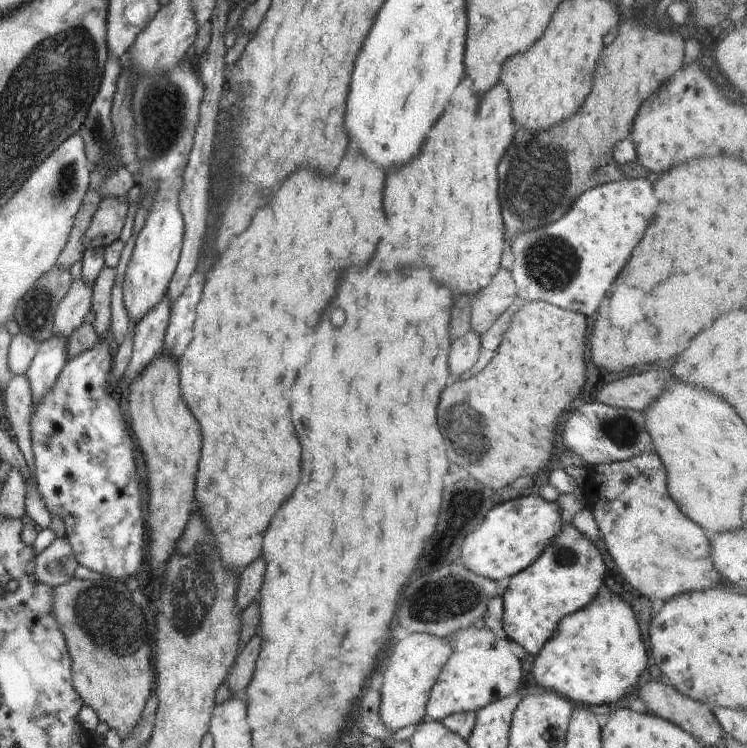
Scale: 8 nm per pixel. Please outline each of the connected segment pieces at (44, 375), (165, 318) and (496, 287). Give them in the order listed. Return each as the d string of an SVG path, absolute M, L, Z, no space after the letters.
M53 331L52 338L37 343L37 351L25 375L32 392L32 408L36 408L44 394L54 388L56 379L66 364L67 338Z
M164 295L164 298L140 322L135 323L134 336L132 336L132 356L122 376L122 388L132 384L132 380L163 352L170 313L170 302Z
M500 267L492 276L490 284L472 300L471 330L478 332L479 336L486 334L498 317L518 298L518 288L512 274L508 269Z

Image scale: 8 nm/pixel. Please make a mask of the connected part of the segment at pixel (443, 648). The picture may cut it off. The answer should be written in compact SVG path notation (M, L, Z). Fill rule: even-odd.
M410 634L408 638L394 644L394 650L388 658L386 670L376 684L380 693L380 720L390 730L400 730L404 726L414 726L425 716L425 708L430 698L430 690L444 664L452 654L447 638L432 634Z

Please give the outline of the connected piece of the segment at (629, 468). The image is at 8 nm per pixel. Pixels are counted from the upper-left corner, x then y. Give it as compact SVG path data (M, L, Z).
M654 454L590 468L590 508L606 548L621 575L638 592L666 602L672 596L702 592L723 583L710 558L711 536L684 516L668 492L666 470Z

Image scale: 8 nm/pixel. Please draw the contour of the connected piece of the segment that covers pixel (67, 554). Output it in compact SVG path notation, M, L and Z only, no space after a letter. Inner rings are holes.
M66 536L56 539L36 556L36 581L56 587L74 576L77 560Z

